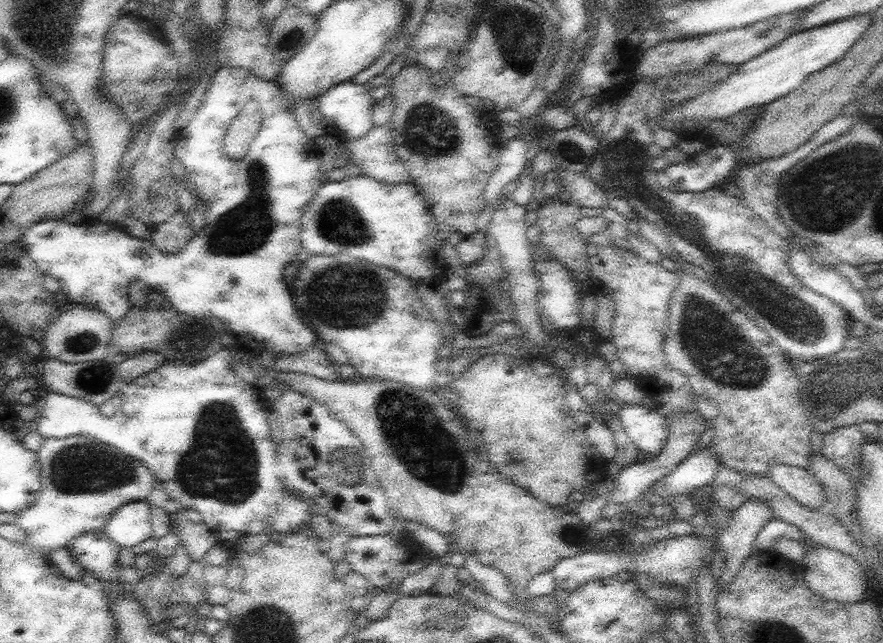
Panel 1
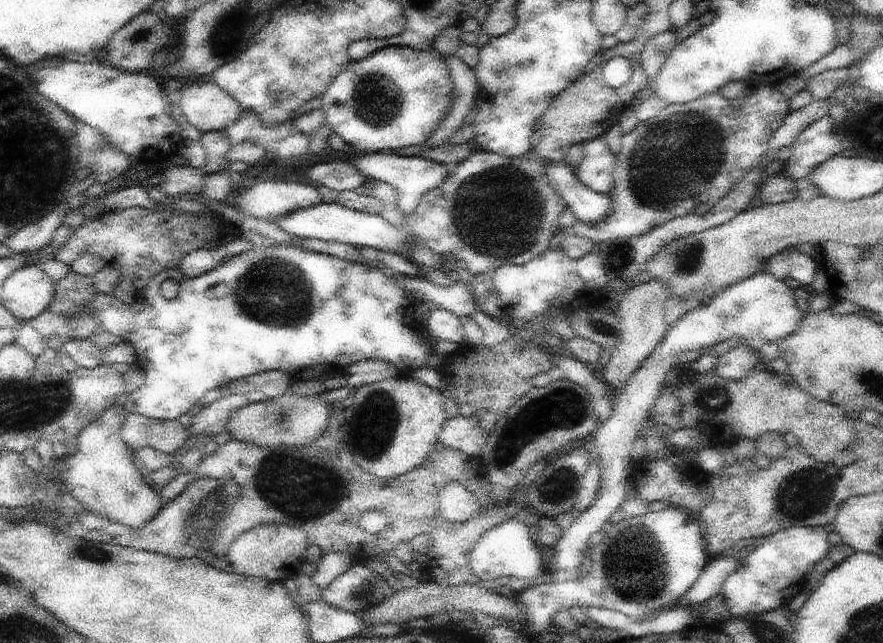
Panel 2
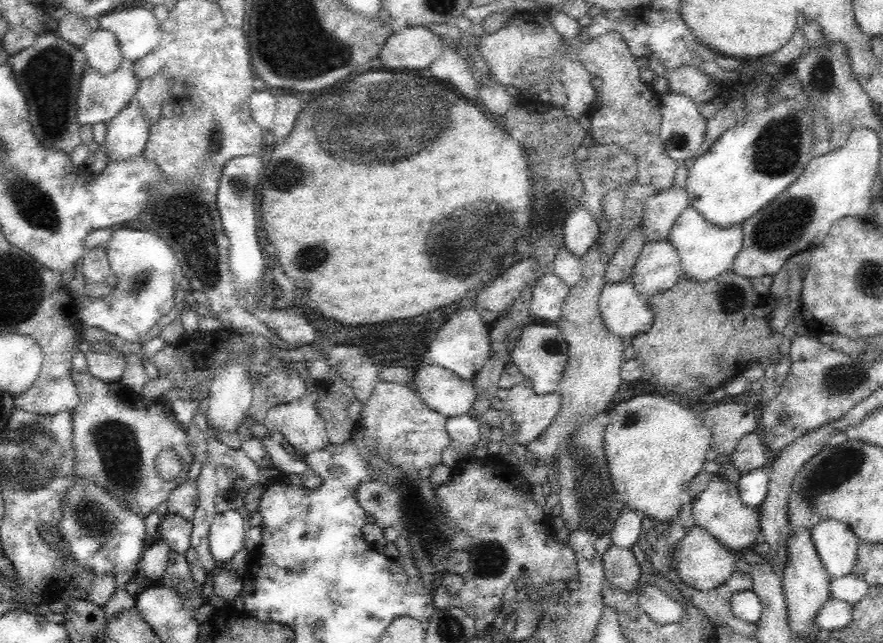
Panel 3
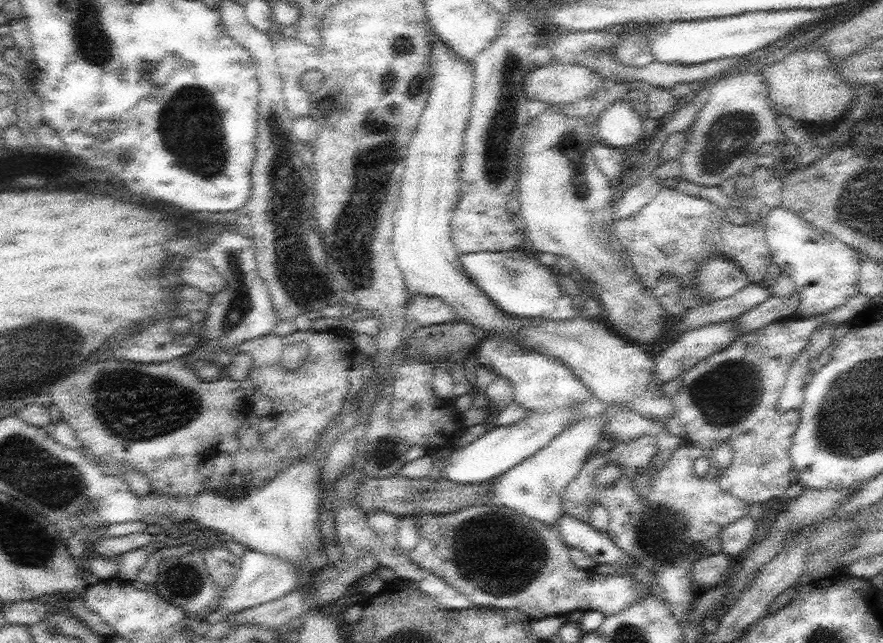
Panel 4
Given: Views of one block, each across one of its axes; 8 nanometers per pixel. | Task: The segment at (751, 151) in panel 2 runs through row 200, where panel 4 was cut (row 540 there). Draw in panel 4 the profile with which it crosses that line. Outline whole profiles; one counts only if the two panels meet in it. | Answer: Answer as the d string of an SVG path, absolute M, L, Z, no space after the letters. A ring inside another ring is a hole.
M641 436L639 439L630 440L626 443L616 443L616 445L604 454L593 454L586 461L586 464L581 468L577 478L570 482L570 486L566 488L566 494L562 497L563 511L576 520L584 520L590 522L590 508L588 503L596 503L603 505L609 512L609 523L607 533L609 537L630 556L636 559L637 566L652 570L652 574L656 576L657 589L664 596L671 606L671 613L679 621L683 622L692 610L696 598L699 593L696 591L693 579L693 564L702 557L716 554L722 550L722 545L719 539L719 534L731 525L733 522L740 520L743 516L748 515L748 503L745 500L739 499L736 496L723 492L718 486L718 477L723 471L723 468L718 464L716 457L710 450L703 450L694 444L680 445L675 453L667 460L667 464L653 473L657 476L655 481L650 485L650 493L645 498L636 495L634 491L633 478L642 469L645 469L650 463L653 463L653 458L657 455L658 439L657 436ZM701 456L707 456L710 469L704 476L698 476L694 471L694 462ZM617 462L621 468L621 475L614 484L610 484L606 490L602 492L594 491L595 474L606 464ZM696 547L704 547L704 552L700 555L696 552Z

